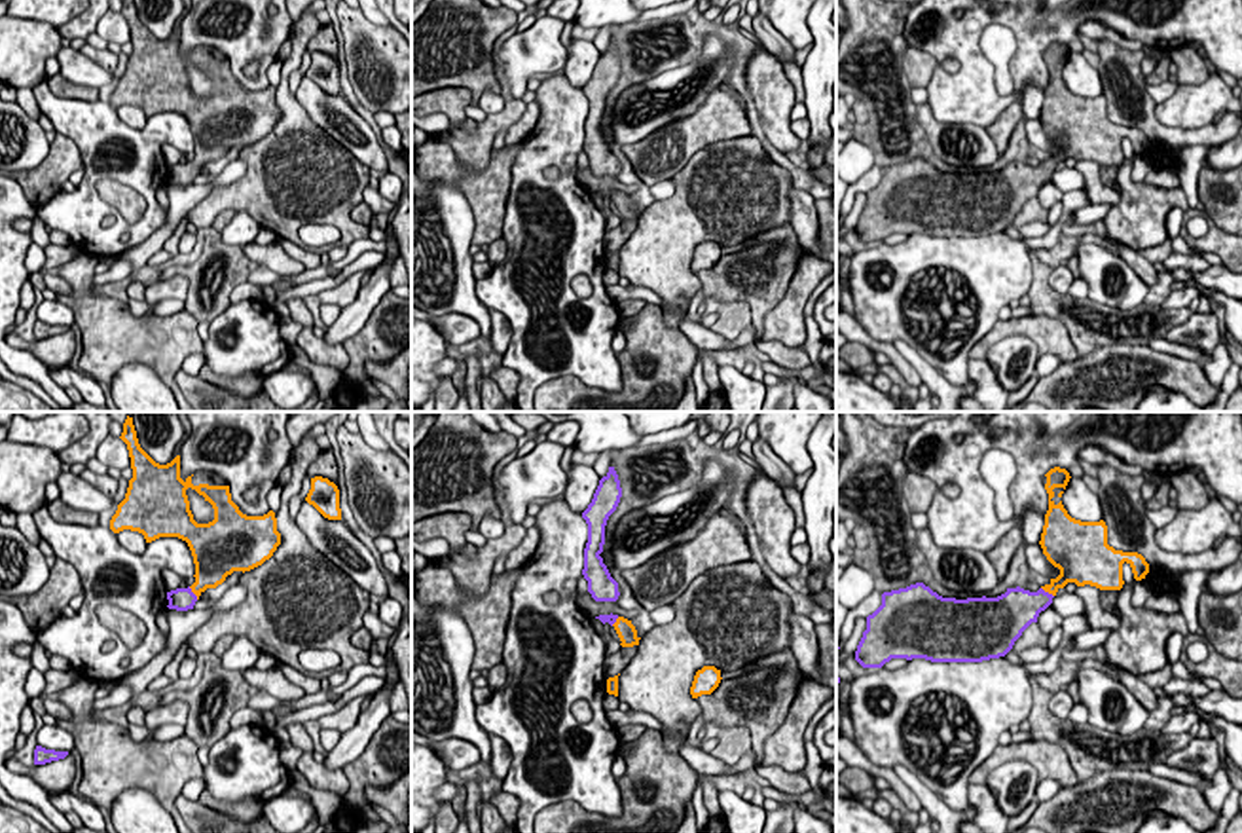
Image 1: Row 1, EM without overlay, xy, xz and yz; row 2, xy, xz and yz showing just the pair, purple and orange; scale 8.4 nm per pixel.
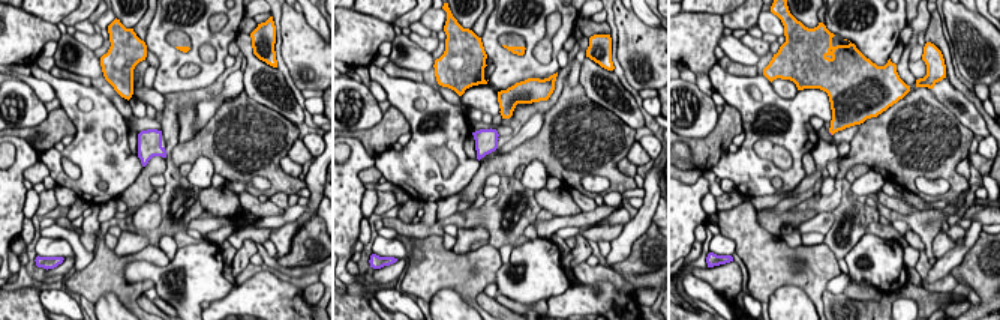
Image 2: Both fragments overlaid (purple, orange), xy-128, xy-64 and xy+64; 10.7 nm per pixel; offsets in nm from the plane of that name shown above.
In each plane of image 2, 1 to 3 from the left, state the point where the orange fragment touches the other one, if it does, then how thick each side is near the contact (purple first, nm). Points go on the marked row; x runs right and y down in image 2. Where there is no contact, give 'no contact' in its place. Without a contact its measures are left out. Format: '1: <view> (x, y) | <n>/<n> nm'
1: no contact
2: no contact
3: no contact

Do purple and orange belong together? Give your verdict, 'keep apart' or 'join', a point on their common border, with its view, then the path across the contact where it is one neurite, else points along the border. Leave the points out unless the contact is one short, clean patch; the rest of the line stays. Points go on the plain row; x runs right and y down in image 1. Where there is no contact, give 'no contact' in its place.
join; contact xy (192, 167); way xy (182, 173), (192, 167), (211, 145)

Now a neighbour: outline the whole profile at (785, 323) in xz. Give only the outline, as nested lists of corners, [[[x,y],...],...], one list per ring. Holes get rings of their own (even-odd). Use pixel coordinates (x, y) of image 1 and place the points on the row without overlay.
[[[804,252],[783,300],[764,317],[760,340],[781,342],[785,347],[804,345],[808,338],[804,305],[817,285],[834,271],[834,264]]]

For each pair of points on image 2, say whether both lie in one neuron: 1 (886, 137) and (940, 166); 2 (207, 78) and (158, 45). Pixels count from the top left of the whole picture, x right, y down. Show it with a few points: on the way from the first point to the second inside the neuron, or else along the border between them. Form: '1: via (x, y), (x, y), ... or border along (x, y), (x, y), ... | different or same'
1: via (900, 141), (916, 141), (927, 152) | same
2: via (192, 83), (182, 83), (164, 60) | same

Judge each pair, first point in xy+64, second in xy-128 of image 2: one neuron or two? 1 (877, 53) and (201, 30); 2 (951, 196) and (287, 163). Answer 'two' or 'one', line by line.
1: one
2: two

